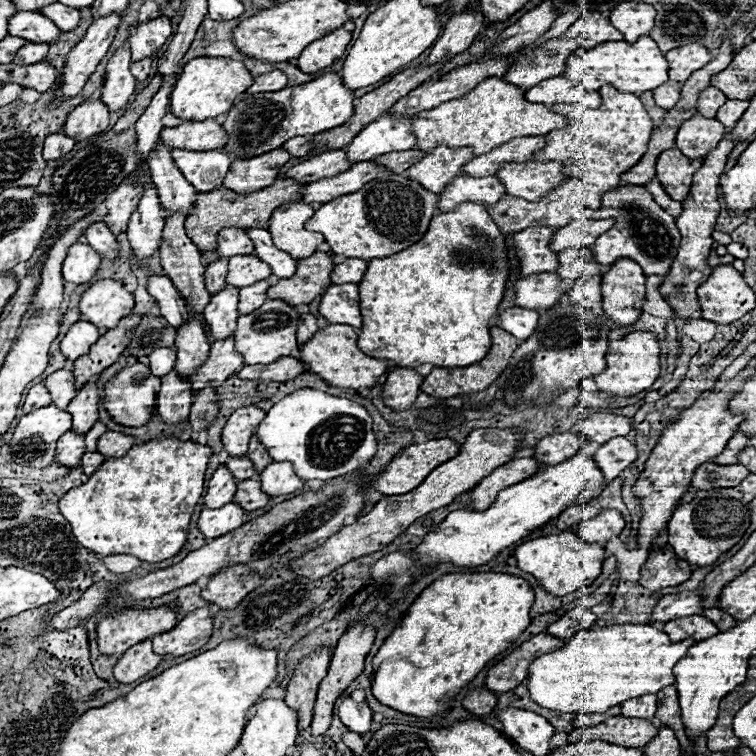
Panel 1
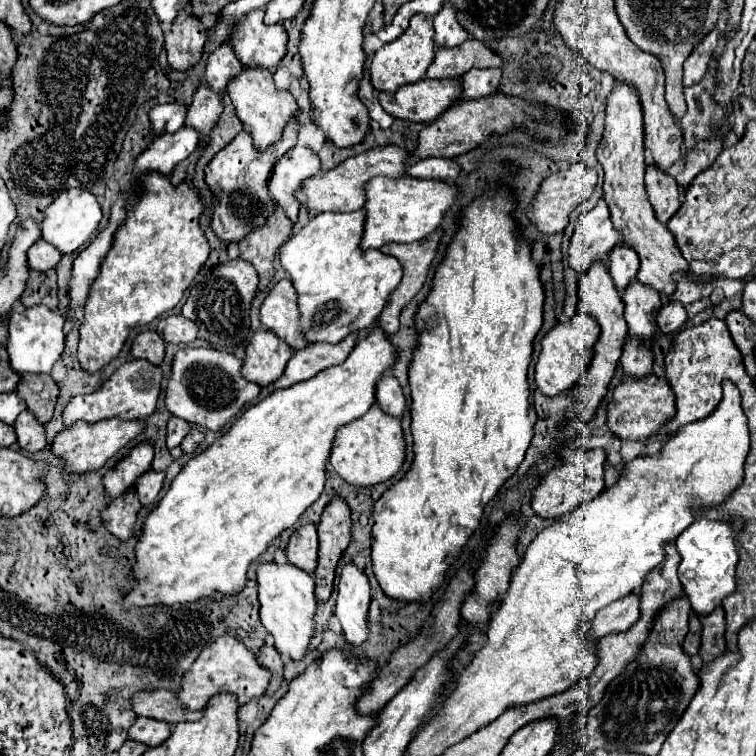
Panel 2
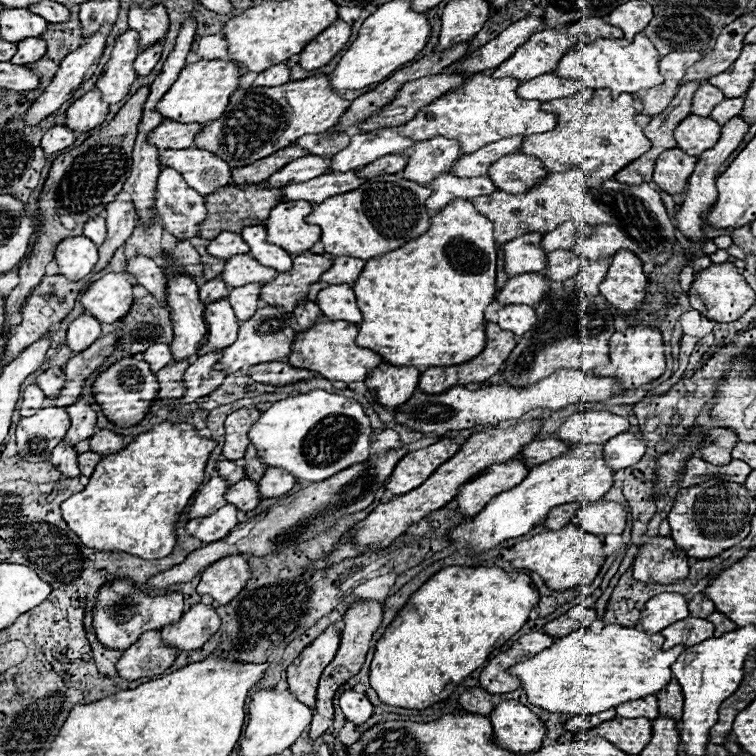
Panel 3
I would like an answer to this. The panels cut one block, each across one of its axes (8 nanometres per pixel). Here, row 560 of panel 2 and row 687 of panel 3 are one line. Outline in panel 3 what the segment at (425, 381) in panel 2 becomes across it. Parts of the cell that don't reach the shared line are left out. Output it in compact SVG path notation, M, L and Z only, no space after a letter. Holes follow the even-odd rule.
M450 566L436 572L426 580L398 612L392 624L376 642L376 652L370 670L370 686L376 690L384 704L398 708L428 708L454 690L470 672L480 668L488 654L510 640L528 620L528 614L538 604L538 590L532 586L530 576L504 572L496 566Z

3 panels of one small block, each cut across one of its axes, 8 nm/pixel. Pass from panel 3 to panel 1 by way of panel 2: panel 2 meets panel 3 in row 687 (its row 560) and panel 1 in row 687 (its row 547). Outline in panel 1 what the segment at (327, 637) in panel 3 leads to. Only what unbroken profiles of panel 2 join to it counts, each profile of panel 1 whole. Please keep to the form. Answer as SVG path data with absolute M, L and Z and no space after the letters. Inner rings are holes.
M322 648L312 652L308 658L302 658L298 668L294 670L294 676L290 678L286 686L286 704L298 712L300 732L310 728L312 710L316 702L316 690L322 678L326 678L330 654L332 654L330 650Z

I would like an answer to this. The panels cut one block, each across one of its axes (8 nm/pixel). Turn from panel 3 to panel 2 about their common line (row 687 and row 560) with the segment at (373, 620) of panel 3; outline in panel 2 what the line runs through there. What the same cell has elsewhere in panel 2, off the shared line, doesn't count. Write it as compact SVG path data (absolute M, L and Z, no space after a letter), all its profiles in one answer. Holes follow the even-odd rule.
M334 498L326 510L322 512L322 520L318 524L318 538L320 538L320 550L318 550L318 568L316 568L316 600L326 602L332 594L336 566L348 548L352 534L352 518L350 508L344 500Z

